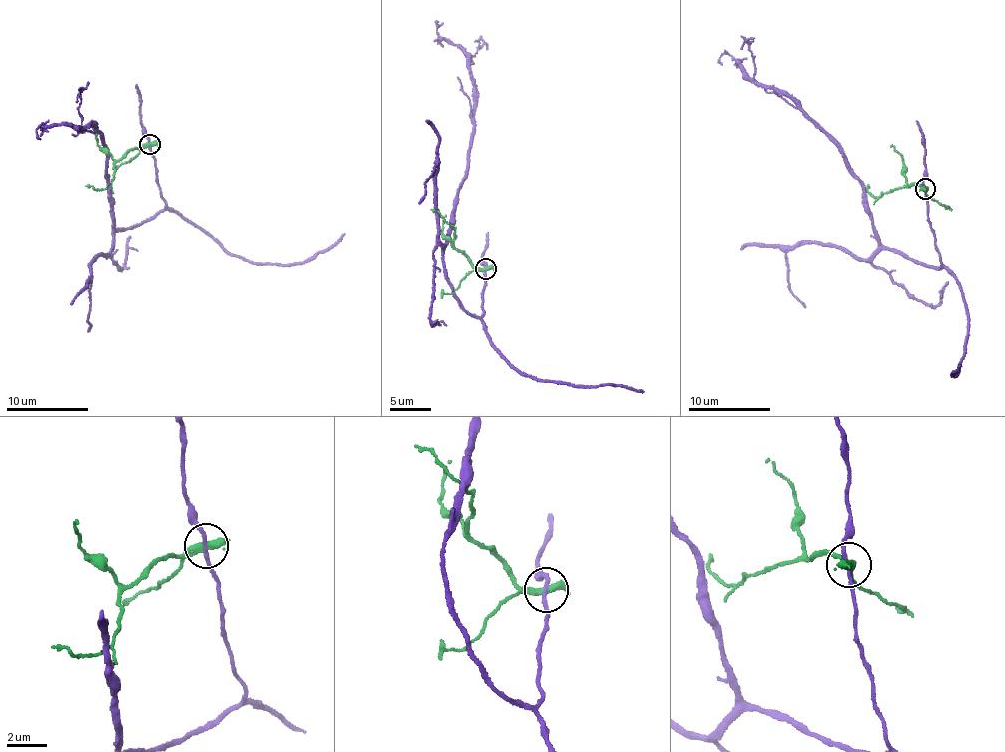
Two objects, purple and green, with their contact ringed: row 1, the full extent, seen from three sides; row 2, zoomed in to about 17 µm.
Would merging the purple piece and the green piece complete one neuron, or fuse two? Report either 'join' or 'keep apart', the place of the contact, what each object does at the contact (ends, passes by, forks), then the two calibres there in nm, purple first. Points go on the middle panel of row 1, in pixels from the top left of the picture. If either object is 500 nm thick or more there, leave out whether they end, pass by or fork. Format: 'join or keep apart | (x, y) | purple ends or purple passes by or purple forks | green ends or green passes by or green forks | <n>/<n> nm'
keep apart | (485, 269) | 150/500 nm

